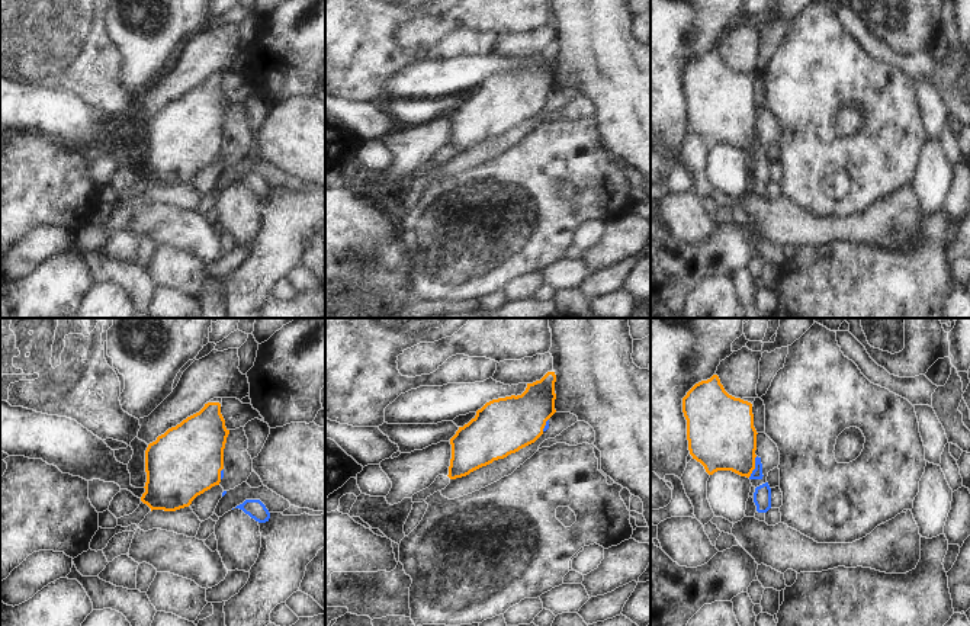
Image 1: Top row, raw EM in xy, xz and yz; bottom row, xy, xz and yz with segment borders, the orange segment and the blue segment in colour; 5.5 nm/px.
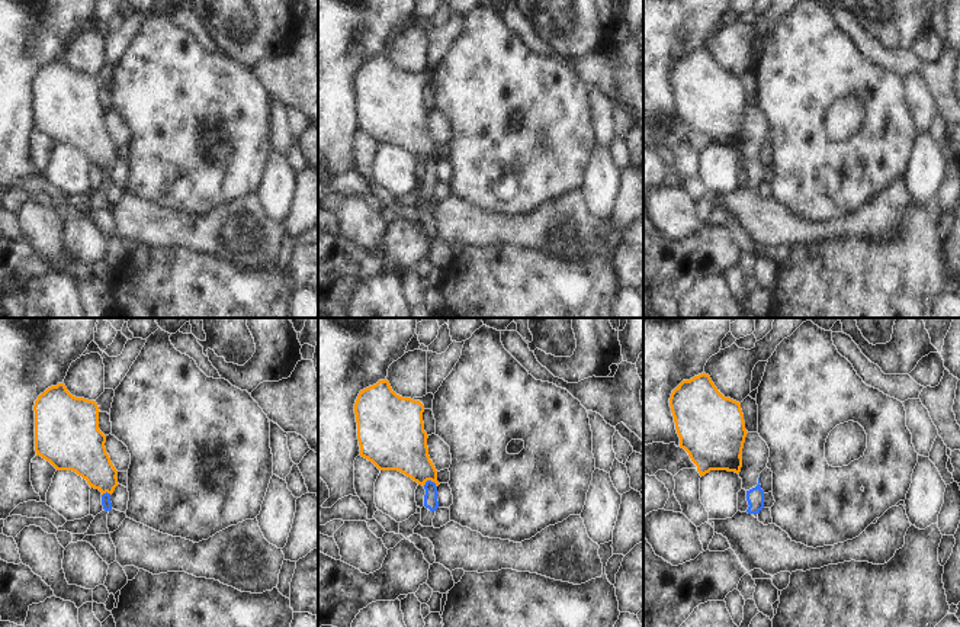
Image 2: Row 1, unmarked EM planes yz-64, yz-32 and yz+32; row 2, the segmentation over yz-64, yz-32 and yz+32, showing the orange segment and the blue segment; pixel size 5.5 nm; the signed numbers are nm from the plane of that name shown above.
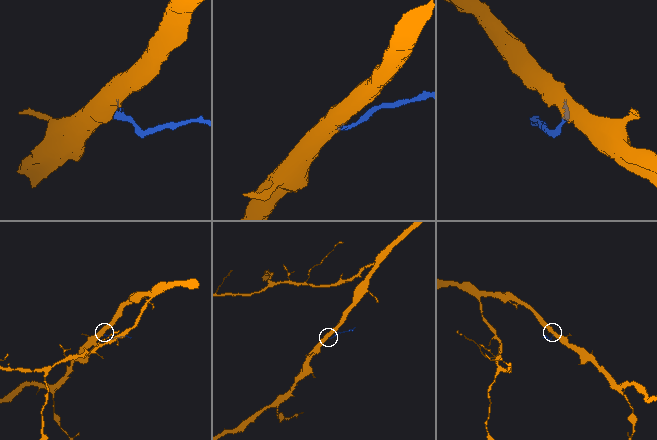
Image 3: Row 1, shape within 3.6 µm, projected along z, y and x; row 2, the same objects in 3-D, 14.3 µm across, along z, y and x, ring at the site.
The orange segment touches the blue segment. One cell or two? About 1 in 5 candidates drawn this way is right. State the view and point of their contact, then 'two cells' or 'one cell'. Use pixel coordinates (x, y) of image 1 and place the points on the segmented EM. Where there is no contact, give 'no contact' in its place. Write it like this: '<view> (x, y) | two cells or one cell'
yz (754, 466) | two cells

